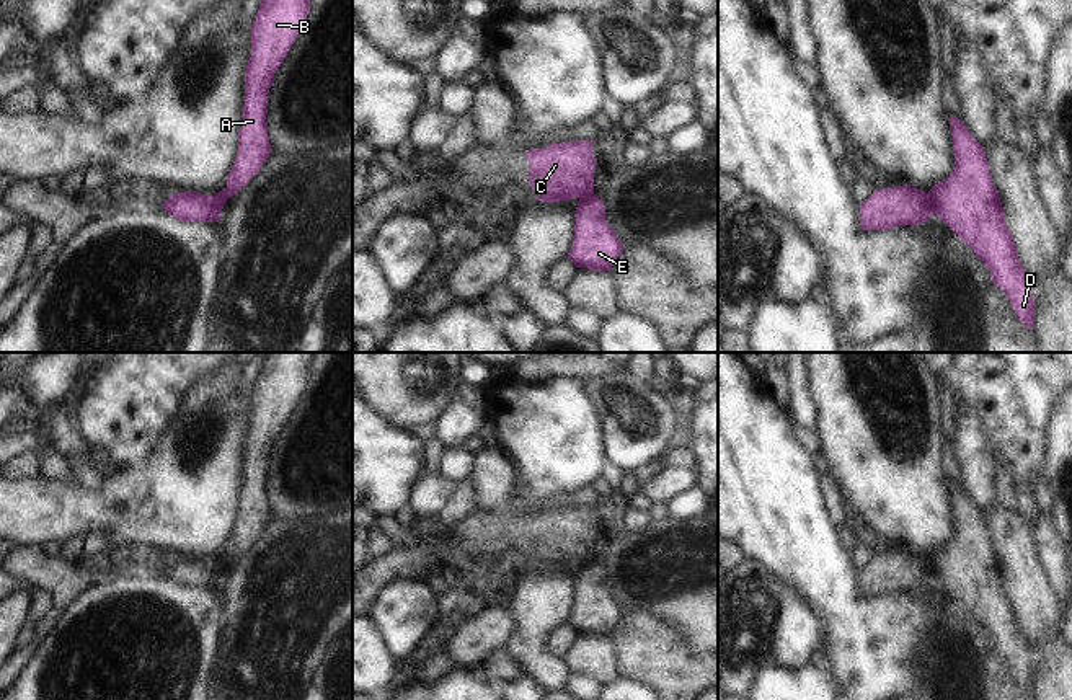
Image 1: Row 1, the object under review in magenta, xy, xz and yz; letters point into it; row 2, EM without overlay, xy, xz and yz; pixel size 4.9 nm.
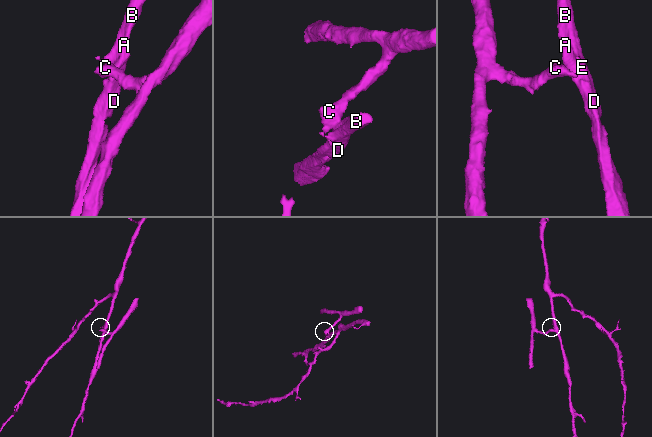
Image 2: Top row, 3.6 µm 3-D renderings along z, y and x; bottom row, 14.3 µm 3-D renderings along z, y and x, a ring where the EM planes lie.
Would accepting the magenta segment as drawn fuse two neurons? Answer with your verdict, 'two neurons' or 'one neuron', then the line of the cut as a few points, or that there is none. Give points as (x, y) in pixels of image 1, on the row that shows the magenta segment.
two neurons | yz (925, 193), (934, 211)

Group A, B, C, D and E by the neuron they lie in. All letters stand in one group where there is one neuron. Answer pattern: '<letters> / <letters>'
A B D E / C

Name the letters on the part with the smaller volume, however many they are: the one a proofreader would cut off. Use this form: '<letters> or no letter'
C.

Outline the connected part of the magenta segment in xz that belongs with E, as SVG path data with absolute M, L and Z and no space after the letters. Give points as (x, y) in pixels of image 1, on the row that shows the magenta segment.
M597 194L579 199L574 217L574 240L568 259L576 268L610 271L623 246L605 220L602 199Z

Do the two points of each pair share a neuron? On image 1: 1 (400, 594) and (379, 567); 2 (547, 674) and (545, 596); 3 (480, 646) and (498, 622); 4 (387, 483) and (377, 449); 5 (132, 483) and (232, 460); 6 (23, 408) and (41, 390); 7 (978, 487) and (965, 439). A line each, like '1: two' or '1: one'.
1: two
2: one
3: one
4: one
5: one
6: two
7: one

